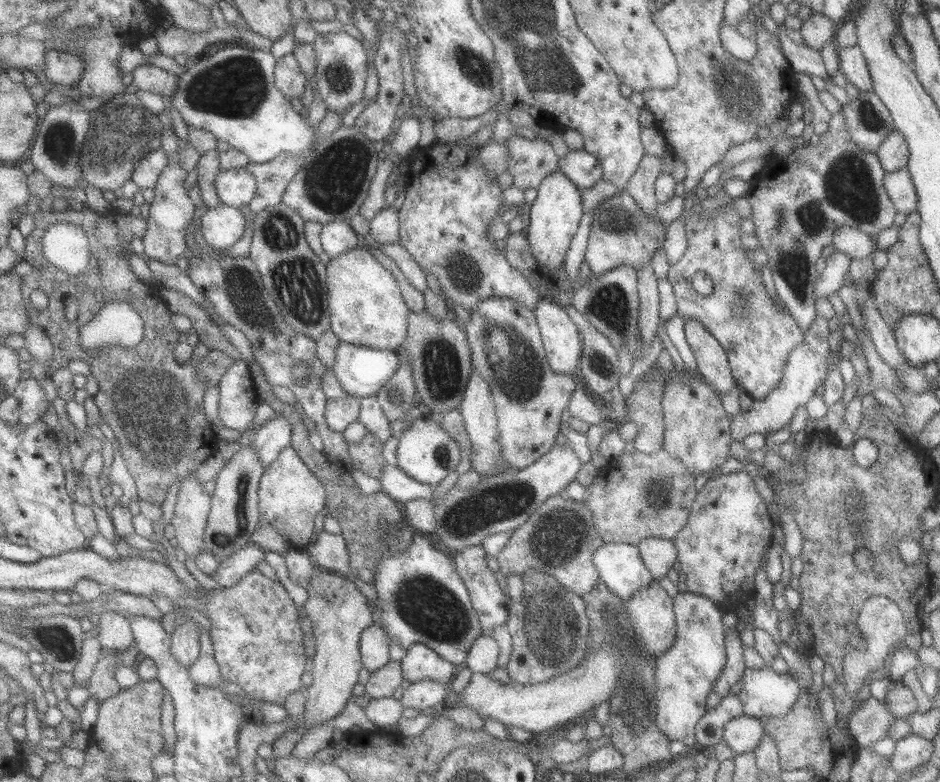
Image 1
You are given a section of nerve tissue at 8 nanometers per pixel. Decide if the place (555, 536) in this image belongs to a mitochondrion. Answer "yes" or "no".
yes

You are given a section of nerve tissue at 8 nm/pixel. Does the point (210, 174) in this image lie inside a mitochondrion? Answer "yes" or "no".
no

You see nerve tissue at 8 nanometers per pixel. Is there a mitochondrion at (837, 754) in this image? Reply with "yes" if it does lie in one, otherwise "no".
no

